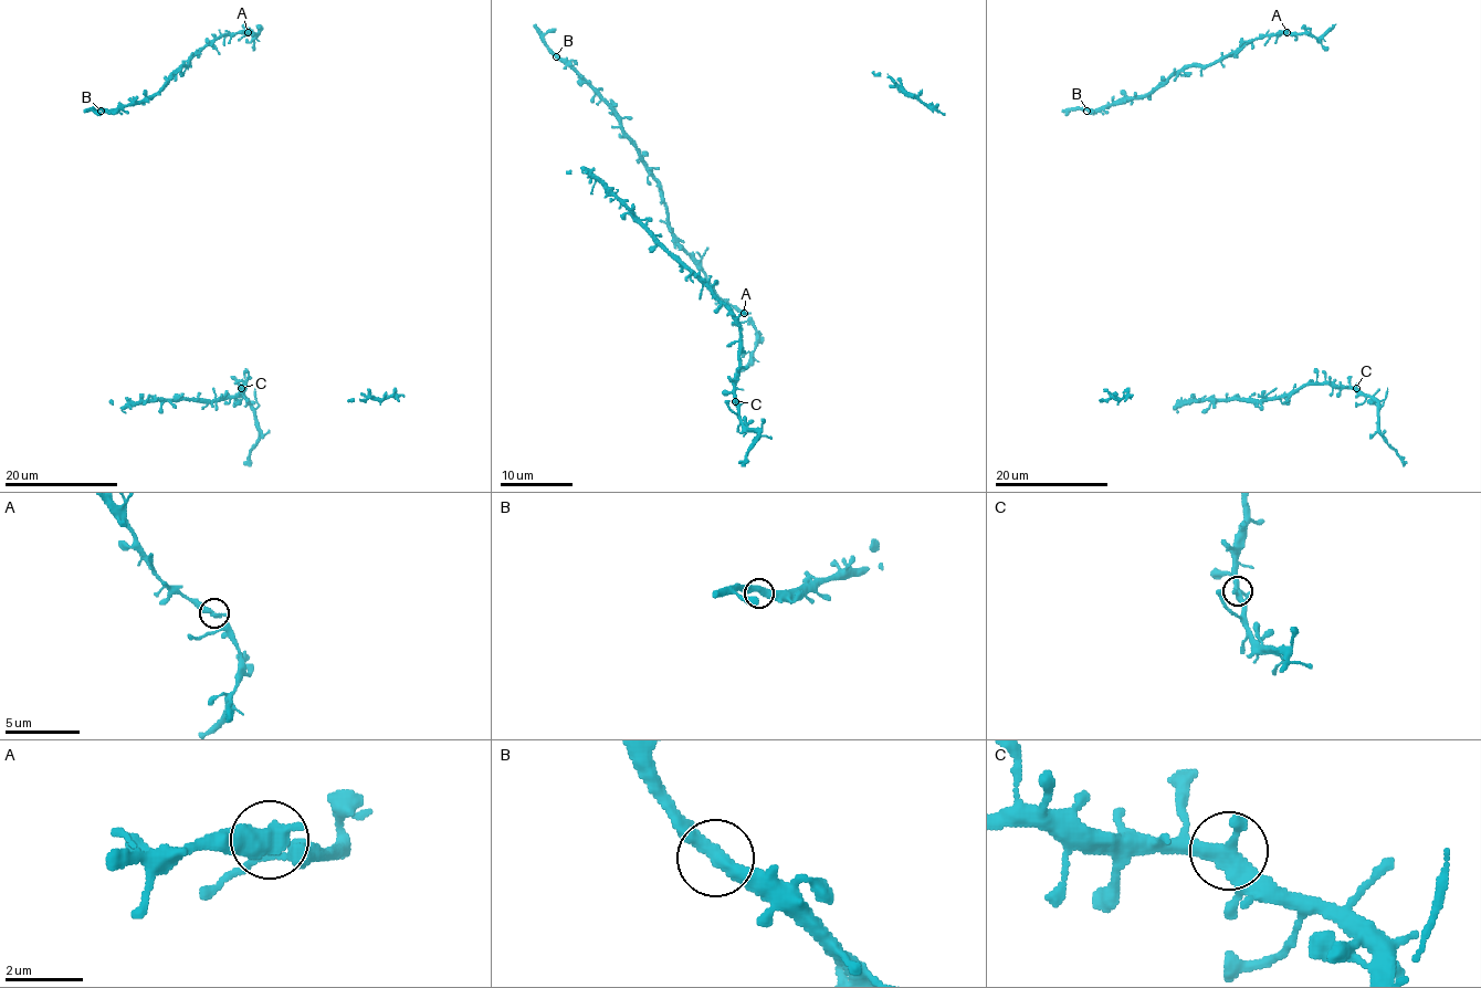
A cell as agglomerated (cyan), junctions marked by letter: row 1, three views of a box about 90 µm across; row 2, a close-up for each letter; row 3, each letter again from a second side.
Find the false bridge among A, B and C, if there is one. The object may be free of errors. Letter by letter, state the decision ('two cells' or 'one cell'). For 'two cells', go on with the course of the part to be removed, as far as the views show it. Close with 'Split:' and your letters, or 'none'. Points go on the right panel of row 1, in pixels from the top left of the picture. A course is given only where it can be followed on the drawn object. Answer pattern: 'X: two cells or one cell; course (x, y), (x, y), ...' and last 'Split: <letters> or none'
A: one cell
B: one cell
C: one cell
Split: none

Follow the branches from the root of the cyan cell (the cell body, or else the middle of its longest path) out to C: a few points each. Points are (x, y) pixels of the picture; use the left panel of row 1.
C: (139, 393), (145, 400), (222, 400), (234, 398), (241, 388)

